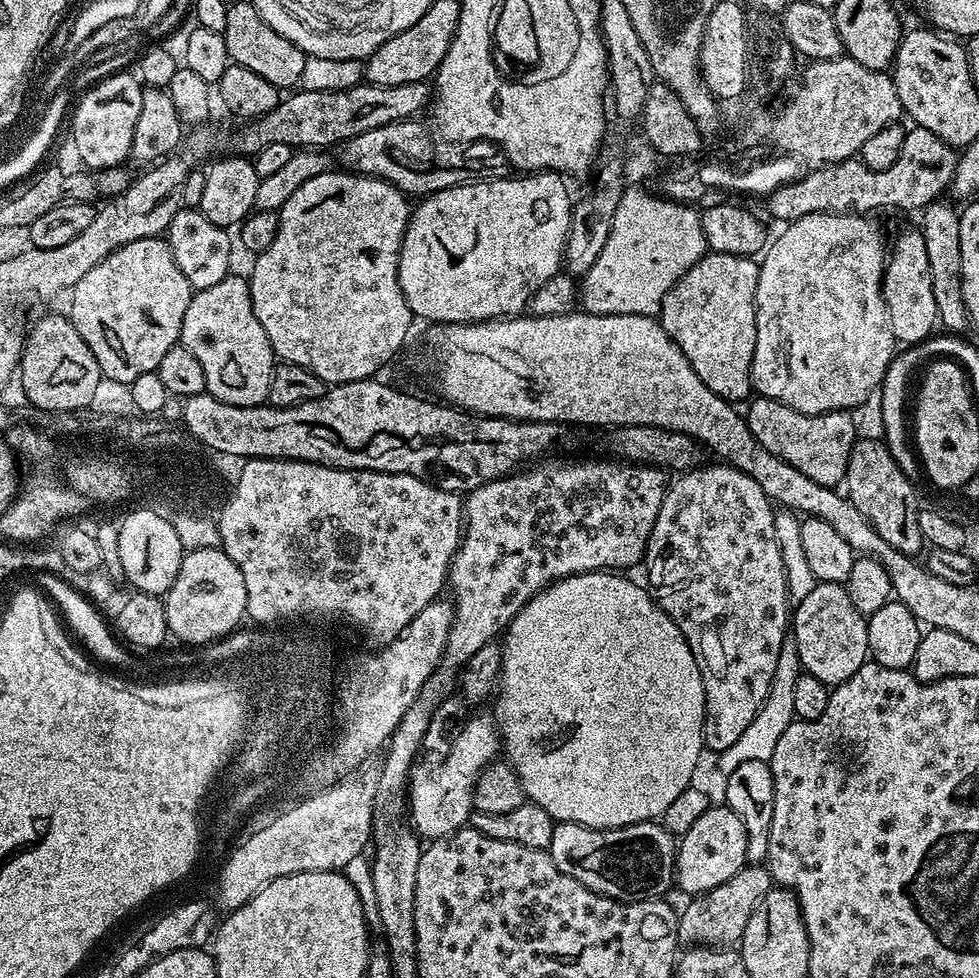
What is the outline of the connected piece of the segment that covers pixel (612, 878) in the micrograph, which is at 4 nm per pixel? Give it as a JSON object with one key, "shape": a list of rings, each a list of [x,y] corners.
{"shape":[[[644,820],[641,824],[621,828],[587,828],[581,824],[557,823],[554,838],[550,838],[550,846],[546,850],[551,854],[554,866],[558,866],[562,874],[578,878],[582,886],[594,890],[600,896],[631,902],[663,897],[664,891],[673,887],[677,847],[677,841],[663,823]]]}

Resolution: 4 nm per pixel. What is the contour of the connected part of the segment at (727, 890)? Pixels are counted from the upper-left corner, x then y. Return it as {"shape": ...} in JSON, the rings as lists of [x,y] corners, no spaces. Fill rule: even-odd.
{"shape":[[[752,862],[743,868],[734,878],[722,882],[722,886],[714,886],[714,890],[702,892],[698,896],[693,896],[687,902],[684,912],[679,913],[676,922],[676,939],[684,946],[732,946],[740,941],[742,934],[746,930],[746,922],[750,922],[750,914],[754,914],[754,906],[768,891],[774,887],[772,875],[768,873],[767,867],[759,863]]]}

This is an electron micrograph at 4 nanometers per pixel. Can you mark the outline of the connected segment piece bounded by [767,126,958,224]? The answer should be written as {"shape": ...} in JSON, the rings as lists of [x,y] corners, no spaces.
{"shape":[[[911,127],[904,135],[901,153],[887,170],[872,170],[859,157],[809,169],[794,181],[773,191],[767,199],[771,214],[784,224],[806,214],[849,212],[868,214],[878,208],[921,211],[951,185],[956,168],[955,149],[925,128]]]}

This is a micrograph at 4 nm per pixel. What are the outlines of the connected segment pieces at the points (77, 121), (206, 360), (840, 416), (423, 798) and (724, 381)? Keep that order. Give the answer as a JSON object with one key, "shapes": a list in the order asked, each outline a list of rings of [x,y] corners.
{"shapes":[[[[125,70],[117,76],[108,76],[101,84],[96,84],[76,104],[76,113],[72,116],[70,139],[78,146],[83,167],[88,170],[101,168],[119,168],[132,154],[134,126],[138,126],[138,114],[142,110],[144,88],[135,80],[131,71]]],[[[230,274],[222,278],[214,286],[193,291],[190,306],[186,306],[186,318],[182,318],[182,330],[179,343],[202,365],[206,374],[207,395],[218,398],[230,406],[261,407],[268,399],[272,369],[278,363],[278,357],[270,346],[270,338],[266,338],[266,330],[262,330],[262,322],[254,318],[254,306],[250,302],[250,286],[242,275]]],[[[763,398],[753,399],[748,406],[748,429],[752,431],[759,444],[770,450],[770,454],[782,458],[790,466],[794,466],[794,470],[802,470],[806,478],[812,478],[819,484],[836,486],[843,481],[848,469],[850,450],[858,439],[856,424],[847,411],[807,416],[783,405],[780,401]]],[[[472,716],[464,724],[464,729],[460,732],[460,737],[452,740],[452,750],[447,756],[437,759],[432,764],[417,763],[412,769],[412,774],[408,782],[406,793],[406,808],[410,813],[410,824],[417,836],[425,841],[441,840],[443,836],[450,836],[465,827],[469,823],[474,811],[472,806],[472,787],[478,778],[480,769],[493,763],[501,751],[502,741],[496,726],[495,719],[488,716]]],[[[709,251],[682,274],[661,302],[658,319],[668,337],[686,354],[694,374],[729,402],[747,401],[754,392],[751,374],[759,273],[753,257]]]]}

